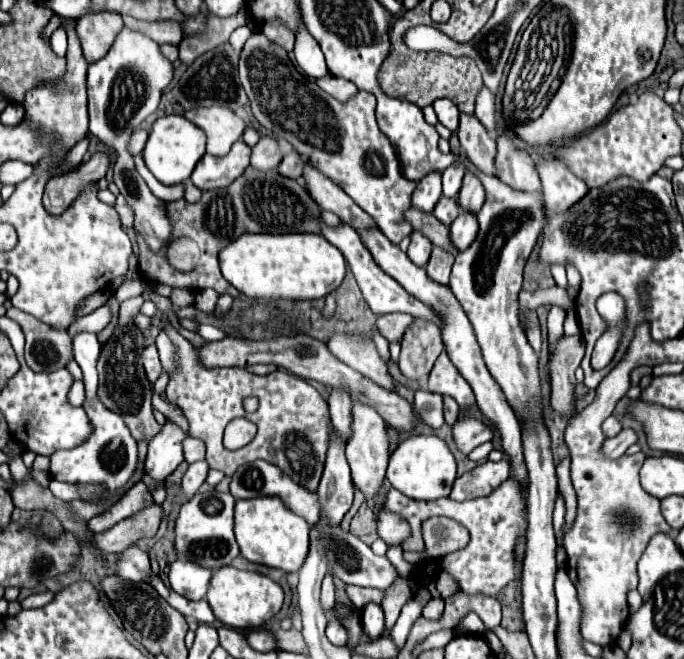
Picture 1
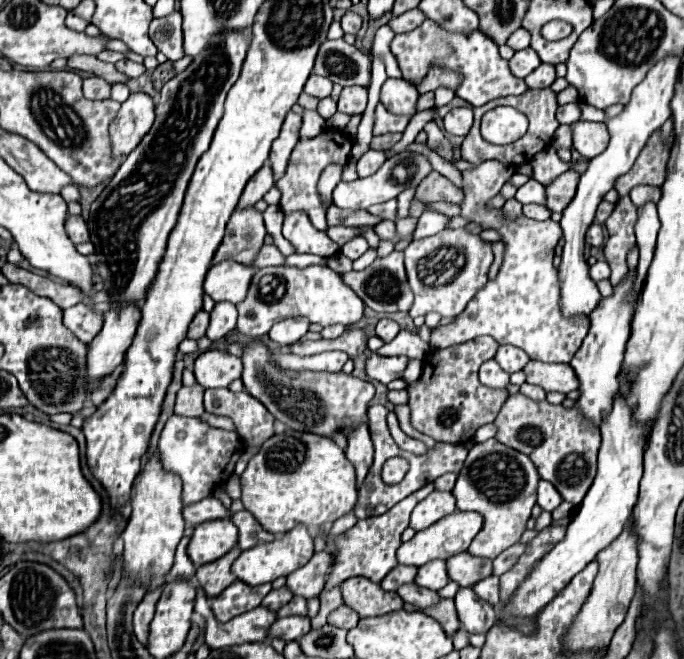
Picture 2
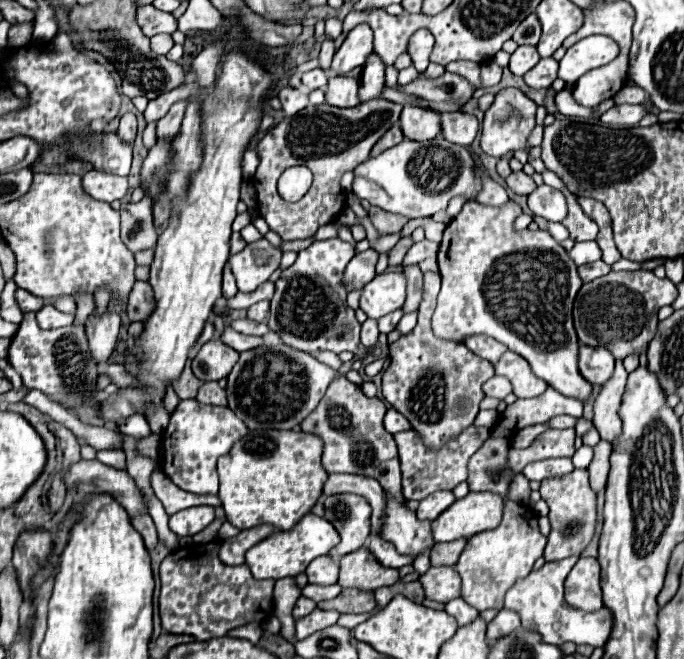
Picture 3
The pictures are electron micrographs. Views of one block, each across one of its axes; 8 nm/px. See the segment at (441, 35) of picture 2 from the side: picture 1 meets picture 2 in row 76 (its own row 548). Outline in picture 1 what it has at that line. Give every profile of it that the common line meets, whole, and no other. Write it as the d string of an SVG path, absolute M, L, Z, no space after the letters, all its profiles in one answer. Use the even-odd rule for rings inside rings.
M508 478L502 486L492 490L488 496L472 498L472 500L464 500L464 502L454 502L450 498L436 498L430 502L412 500L392 488L388 492L384 504L392 512L404 516L404 520L408 520L408 524L412 526L412 538L408 538L408 542L404 542L404 550L414 550L414 552L424 550L422 522L428 520L430 516L448 516L468 528L470 542L466 544L466 548L446 554L446 558L430 560L430 562L422 564L420 574L424 578L436 576L438 572L450 572L454 576L454 580L460 584L462 592L466 592L466 594L482 592L488 596L496 596L510 580L516 578L516 574L520 574L520 566L516 566L518 564L516 546L518 546L518 540L524 536L528 520L526 520L526 492L524 492L522 484L516 482L514 478Z

